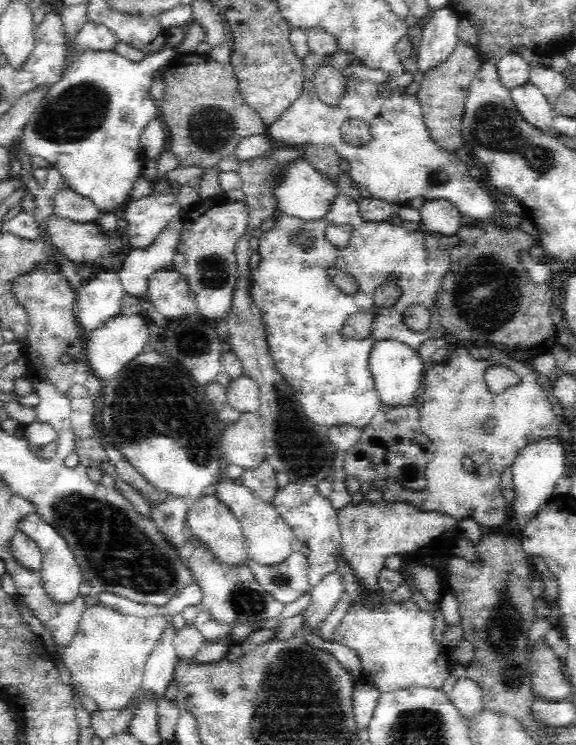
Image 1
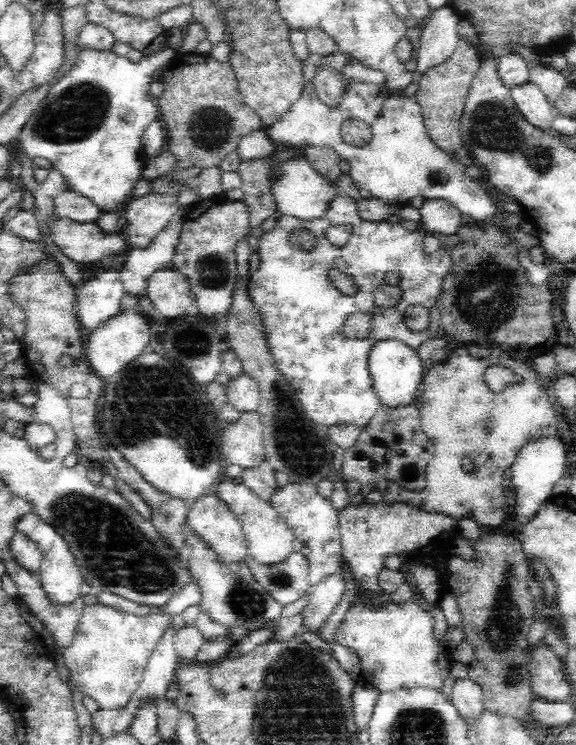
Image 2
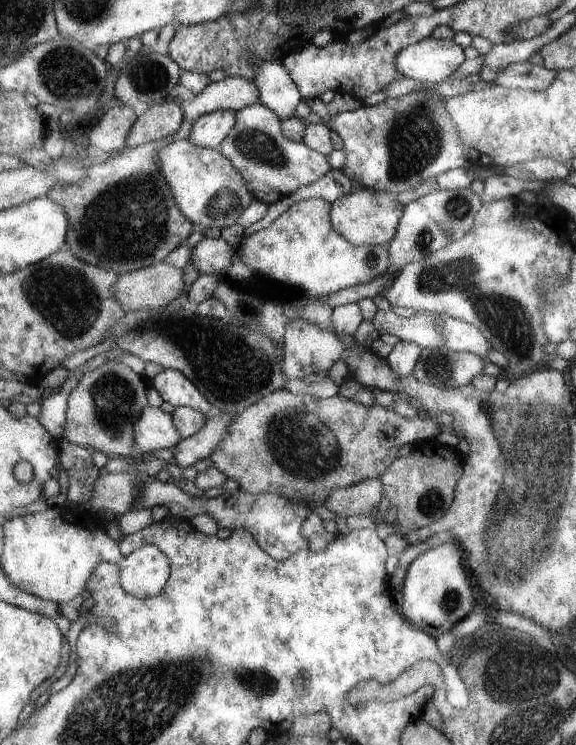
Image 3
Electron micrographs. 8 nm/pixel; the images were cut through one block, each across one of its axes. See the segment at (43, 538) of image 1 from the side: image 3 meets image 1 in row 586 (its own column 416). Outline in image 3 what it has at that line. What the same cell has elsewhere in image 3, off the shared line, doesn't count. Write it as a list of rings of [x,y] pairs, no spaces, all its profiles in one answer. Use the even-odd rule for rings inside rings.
[[[425,38],[415,46],[409,46],[397,54],[397,70],[417,82],[431,86],[443,84],[467,58],[465,48],[453,40]]]

